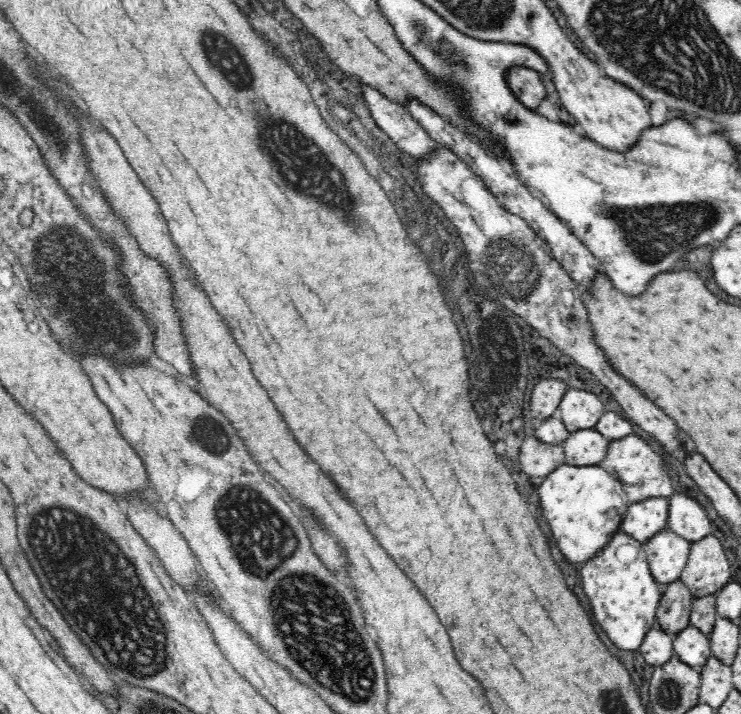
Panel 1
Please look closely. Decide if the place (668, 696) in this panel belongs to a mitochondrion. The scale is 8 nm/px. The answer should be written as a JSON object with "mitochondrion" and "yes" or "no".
{"mitochondrion":"yes"}

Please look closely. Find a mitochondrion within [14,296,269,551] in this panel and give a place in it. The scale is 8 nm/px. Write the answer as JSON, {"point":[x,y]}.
{"point":[210,434]}

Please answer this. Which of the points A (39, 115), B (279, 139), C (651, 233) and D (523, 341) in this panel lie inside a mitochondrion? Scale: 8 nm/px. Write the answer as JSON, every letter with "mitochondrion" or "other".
{"A":"mitochondrion","B":"mitochondrion","C":"mitochondrion","D":"other"}

